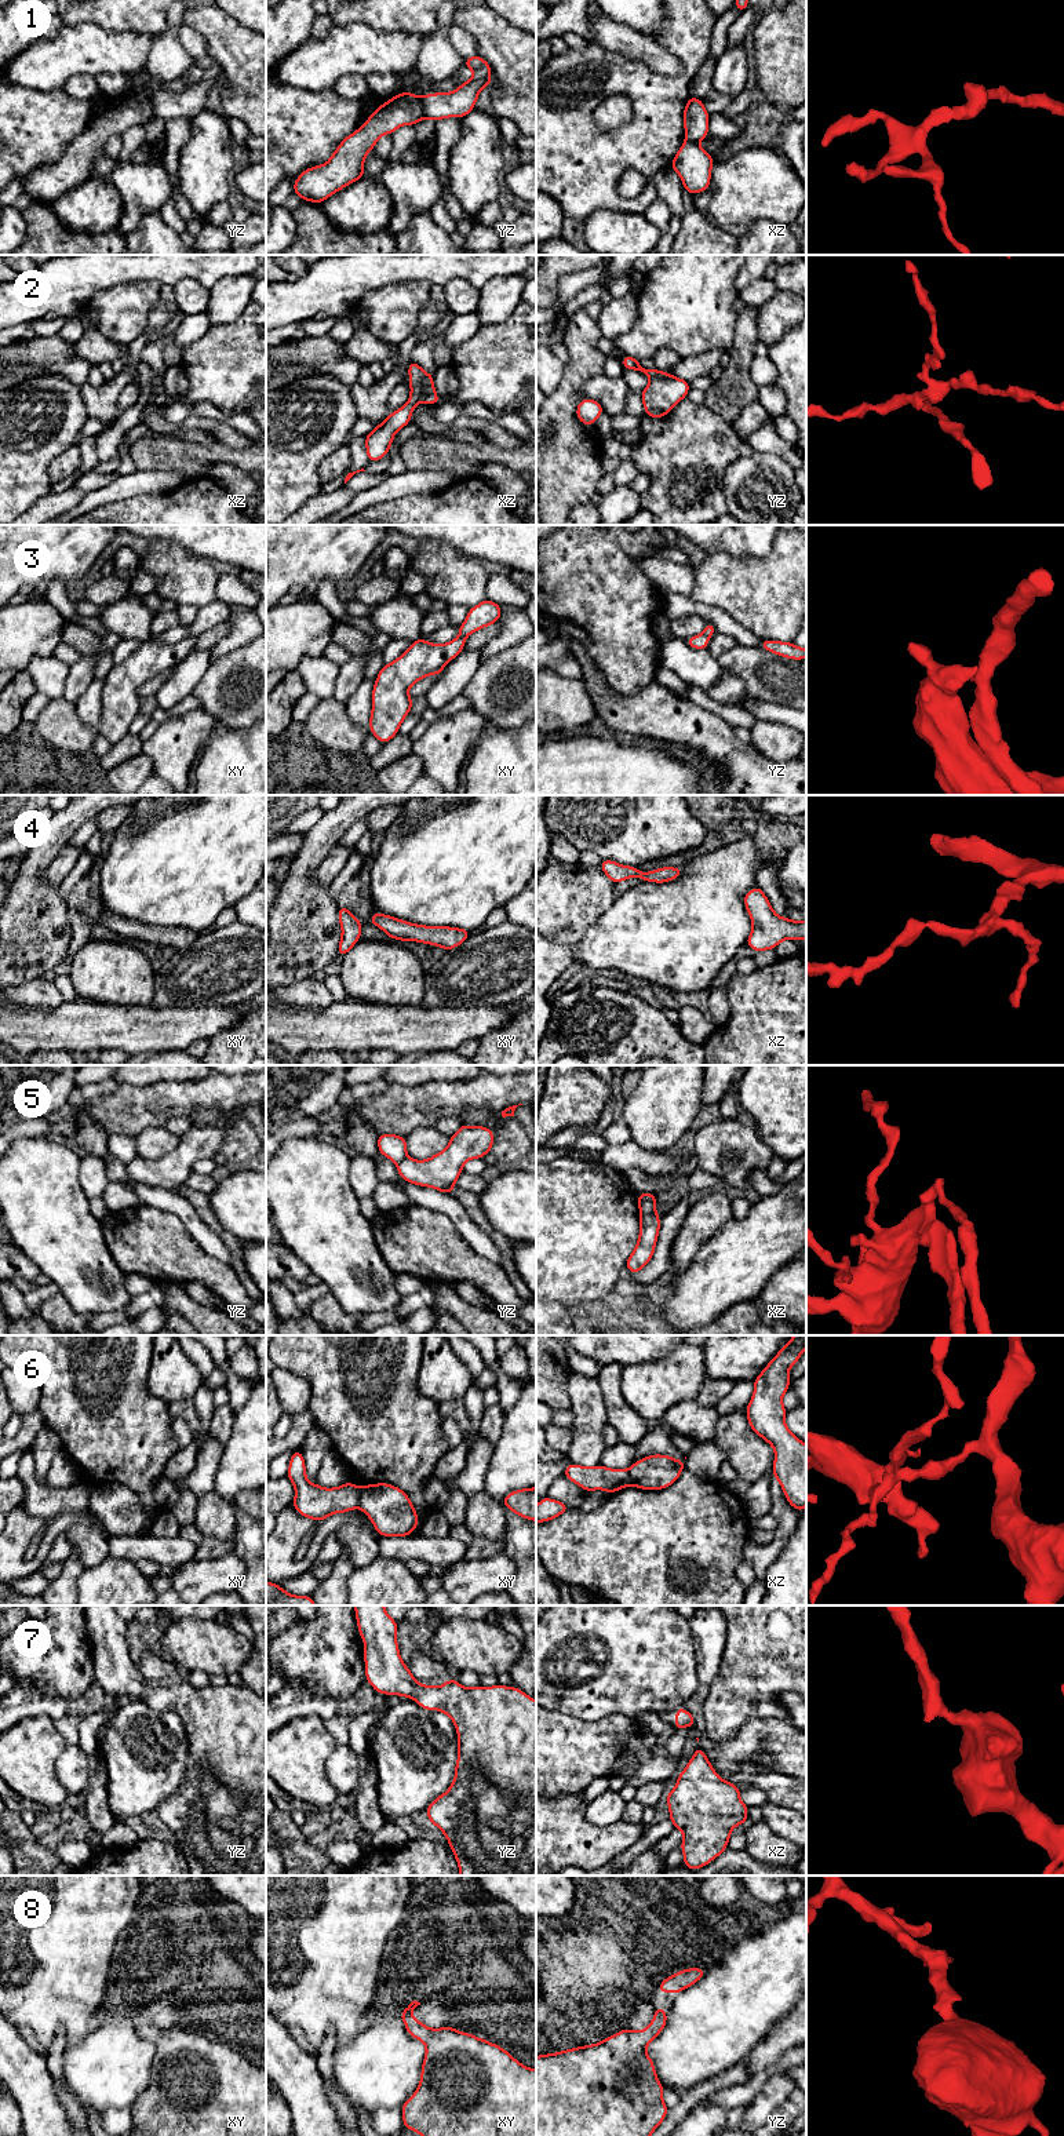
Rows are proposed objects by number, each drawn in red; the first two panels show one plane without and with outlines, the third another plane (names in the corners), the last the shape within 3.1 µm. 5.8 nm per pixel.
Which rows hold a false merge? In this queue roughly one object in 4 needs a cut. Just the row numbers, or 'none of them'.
1, 2, 3, 5, 6

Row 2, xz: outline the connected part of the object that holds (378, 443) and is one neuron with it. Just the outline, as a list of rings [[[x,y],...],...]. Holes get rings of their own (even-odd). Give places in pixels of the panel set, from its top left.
[[[409,361],[408,375],[411,396],[407,404],[387,415],[380,424],[378,424],[369,434],[364,437],[368,463],[378,462],[387,455],[393,444],[394,434],[411,423],[412,411],[419,402],[422,371],[423,369],[418,362]]]

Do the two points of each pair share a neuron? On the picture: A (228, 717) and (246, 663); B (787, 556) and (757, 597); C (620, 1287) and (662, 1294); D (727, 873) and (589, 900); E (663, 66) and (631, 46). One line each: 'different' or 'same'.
A: same
B: same
C: same
D: different
E: same

